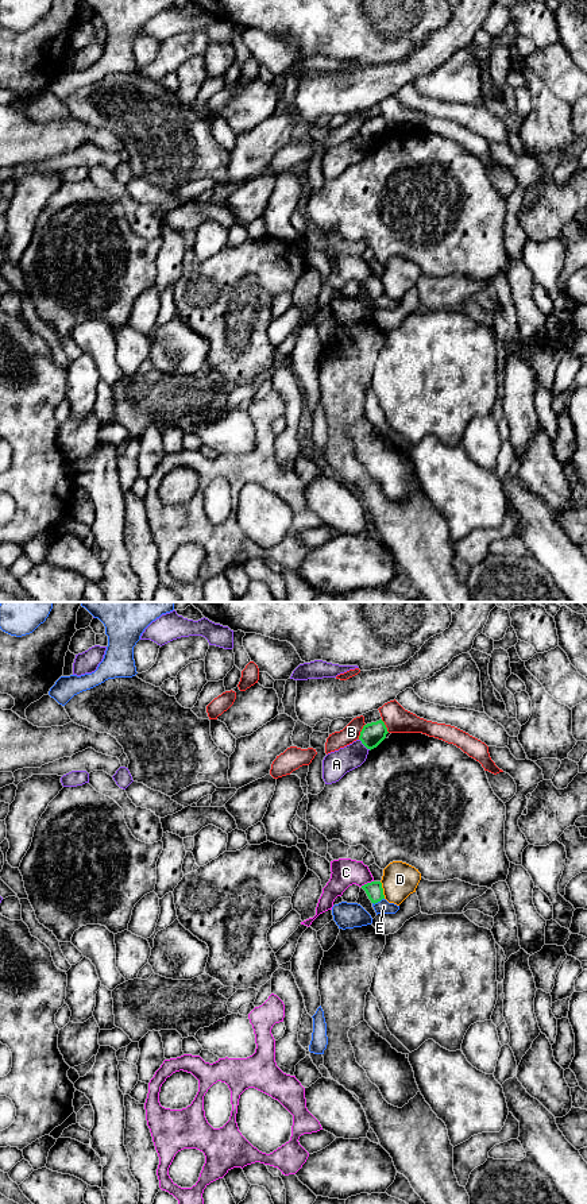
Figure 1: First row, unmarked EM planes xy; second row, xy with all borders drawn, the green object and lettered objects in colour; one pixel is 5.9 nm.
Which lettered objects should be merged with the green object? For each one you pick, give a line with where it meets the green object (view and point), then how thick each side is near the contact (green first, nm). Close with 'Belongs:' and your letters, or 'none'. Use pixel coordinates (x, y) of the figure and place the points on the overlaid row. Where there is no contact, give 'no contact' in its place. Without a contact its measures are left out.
Belongs: none

